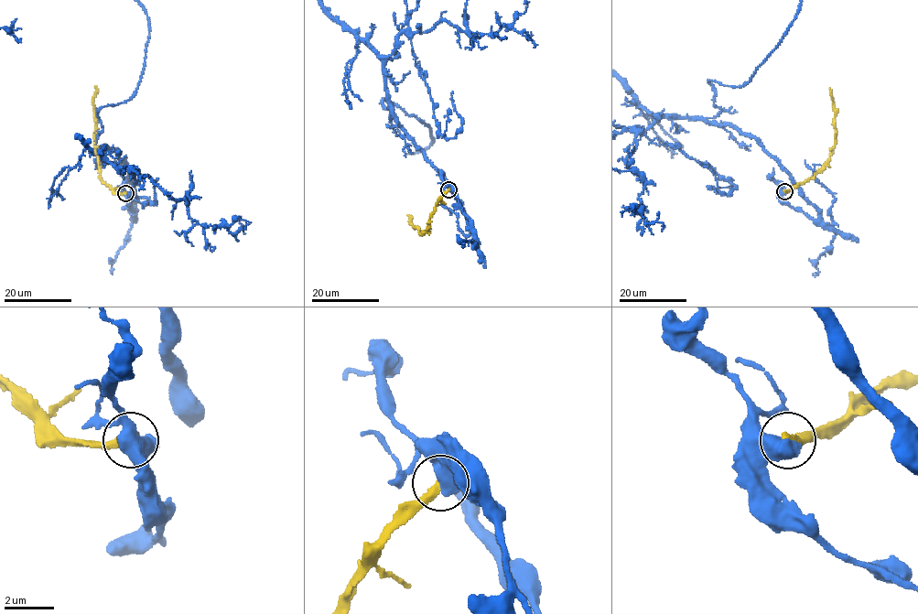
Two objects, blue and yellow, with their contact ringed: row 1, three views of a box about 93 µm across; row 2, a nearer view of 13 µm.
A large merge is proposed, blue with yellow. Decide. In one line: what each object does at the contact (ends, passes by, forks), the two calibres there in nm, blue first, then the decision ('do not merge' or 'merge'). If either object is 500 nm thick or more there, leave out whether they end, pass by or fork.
calibres 750 and 400 nm; do not merge

